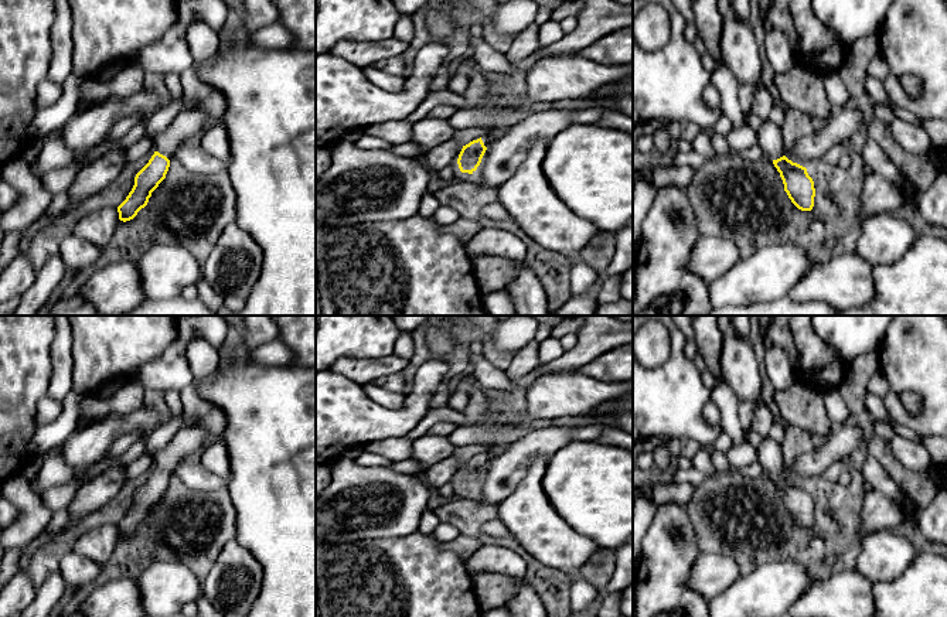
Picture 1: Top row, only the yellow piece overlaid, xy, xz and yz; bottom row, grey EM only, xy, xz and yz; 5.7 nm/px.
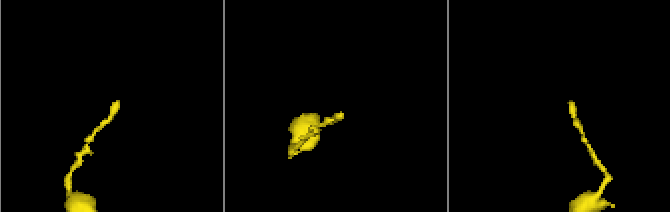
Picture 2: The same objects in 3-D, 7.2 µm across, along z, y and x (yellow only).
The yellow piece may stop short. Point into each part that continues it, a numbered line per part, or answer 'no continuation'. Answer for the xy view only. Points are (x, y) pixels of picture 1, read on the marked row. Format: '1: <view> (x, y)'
1: xy (187, 125)

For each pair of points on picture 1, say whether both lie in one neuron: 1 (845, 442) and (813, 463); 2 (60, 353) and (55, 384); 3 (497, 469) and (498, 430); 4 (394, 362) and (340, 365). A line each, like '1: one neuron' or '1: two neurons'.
1: one neuron
2: one neuron
3: two neurons
4: one neuron

